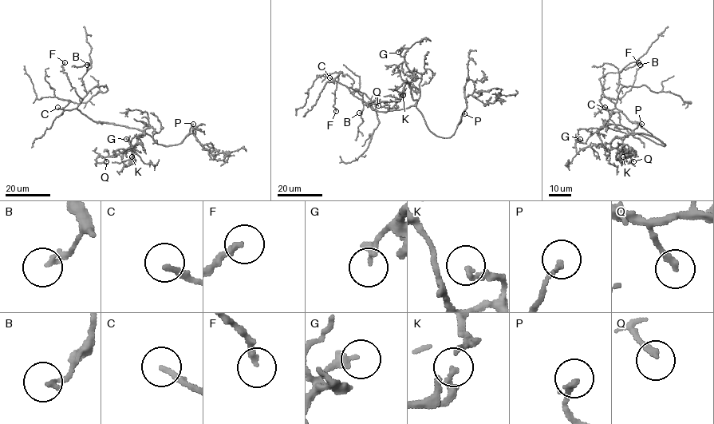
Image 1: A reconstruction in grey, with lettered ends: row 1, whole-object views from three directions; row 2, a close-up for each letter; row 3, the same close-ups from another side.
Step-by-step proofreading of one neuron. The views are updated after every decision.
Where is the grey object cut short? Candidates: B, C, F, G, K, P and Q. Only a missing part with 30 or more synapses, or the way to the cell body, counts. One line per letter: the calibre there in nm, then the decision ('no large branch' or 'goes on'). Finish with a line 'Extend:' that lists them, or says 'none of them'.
B: 180 nm | no large branch
C: 200 nm | goes on
F: 200 nm | goes on
G: 280 nm | no large branch
K: 240 nm | no large branch
P: 180 nm | goes on
Q: 200 nm | no large branch
Extend: C, F, P

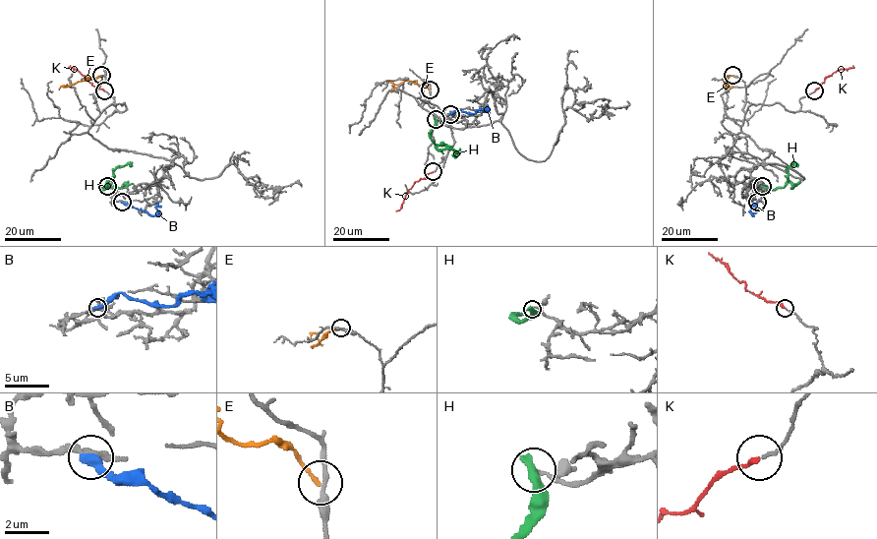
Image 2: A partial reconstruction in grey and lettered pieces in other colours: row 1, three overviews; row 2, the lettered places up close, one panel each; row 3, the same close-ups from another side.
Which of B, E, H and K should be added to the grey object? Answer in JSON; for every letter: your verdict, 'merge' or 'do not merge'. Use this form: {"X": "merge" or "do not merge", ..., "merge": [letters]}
{"B": "do not merge", "E": "do not merge", "H": "do not merge", "K": "merge", "merge": ["K"]}

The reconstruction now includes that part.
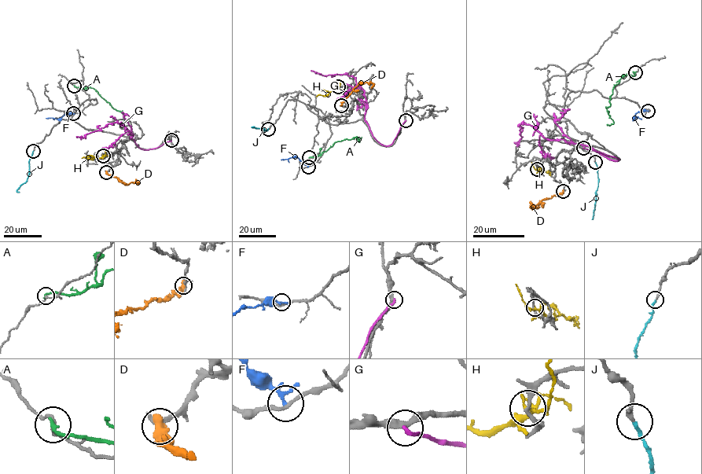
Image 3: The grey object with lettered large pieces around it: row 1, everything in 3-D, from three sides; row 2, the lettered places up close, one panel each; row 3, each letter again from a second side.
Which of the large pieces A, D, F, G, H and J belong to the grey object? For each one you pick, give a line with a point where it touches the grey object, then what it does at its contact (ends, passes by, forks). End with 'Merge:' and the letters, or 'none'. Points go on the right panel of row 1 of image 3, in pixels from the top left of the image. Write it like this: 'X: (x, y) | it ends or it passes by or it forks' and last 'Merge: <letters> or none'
J: (595, 162) | it ends
Merge: J

